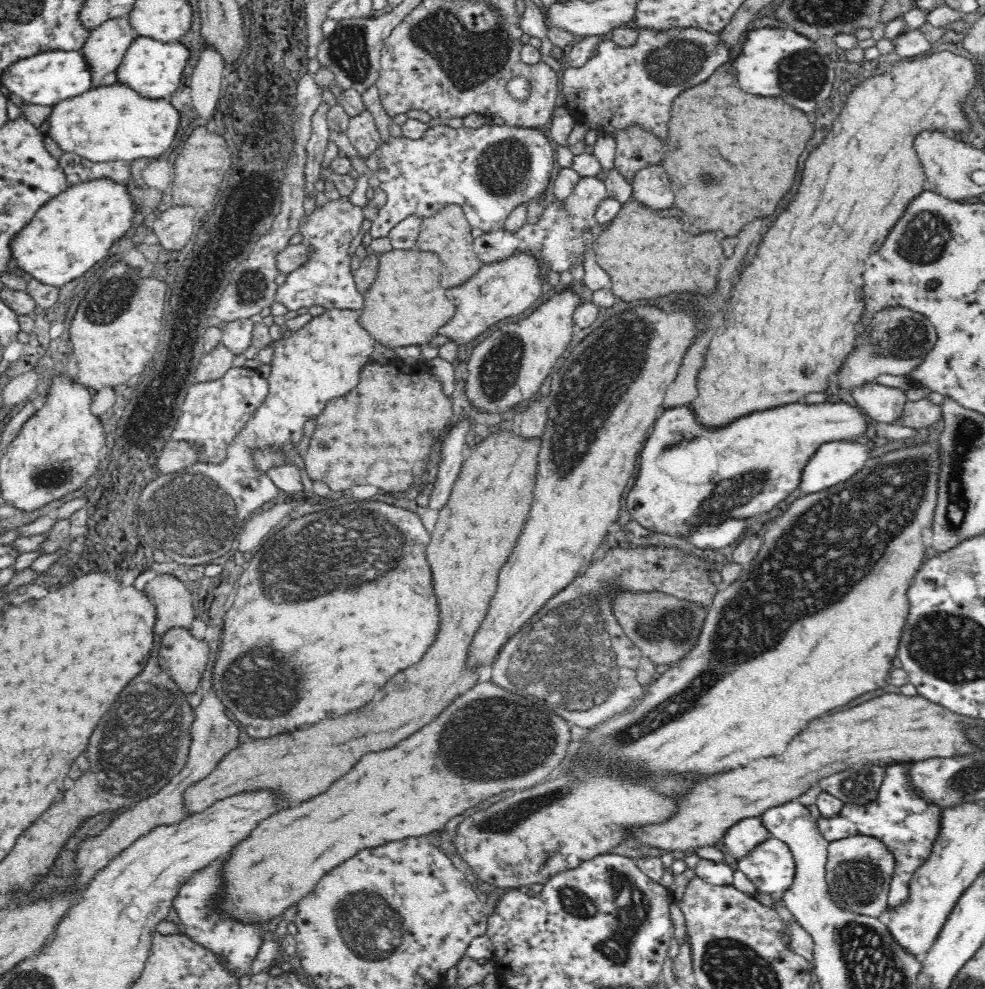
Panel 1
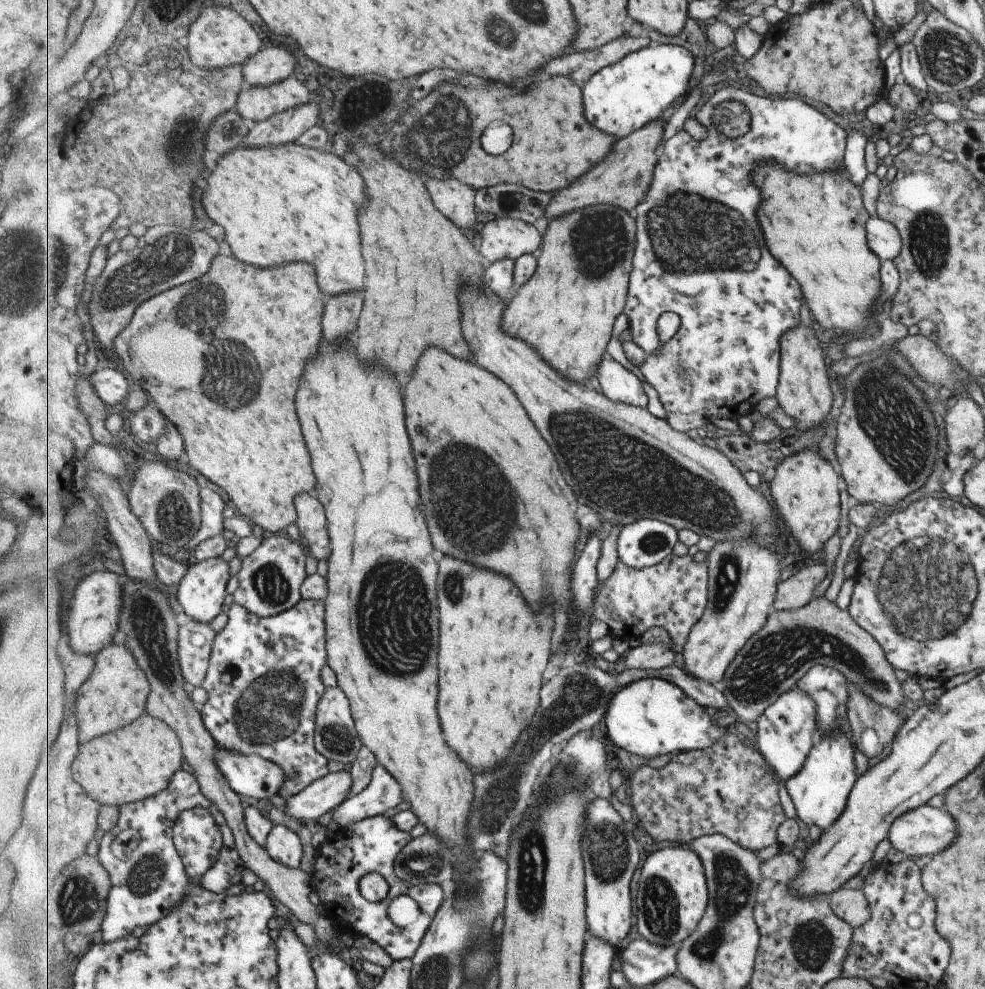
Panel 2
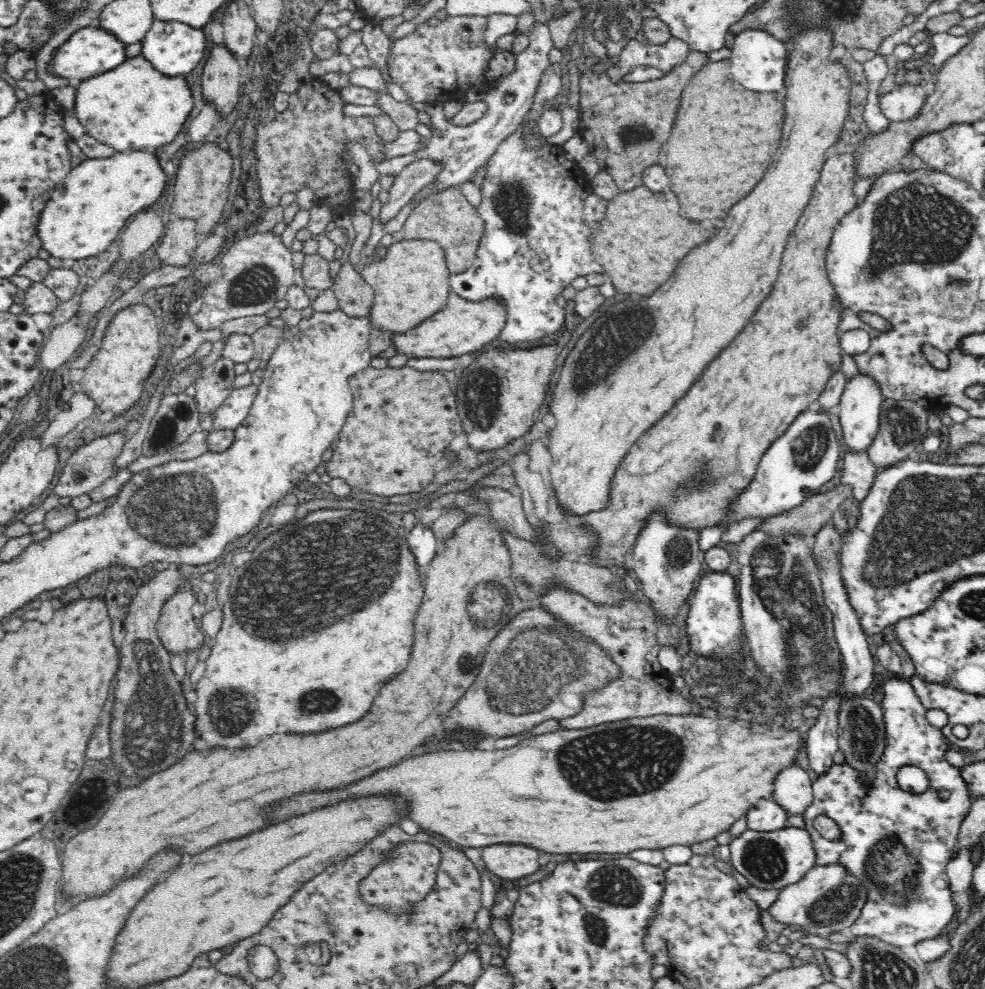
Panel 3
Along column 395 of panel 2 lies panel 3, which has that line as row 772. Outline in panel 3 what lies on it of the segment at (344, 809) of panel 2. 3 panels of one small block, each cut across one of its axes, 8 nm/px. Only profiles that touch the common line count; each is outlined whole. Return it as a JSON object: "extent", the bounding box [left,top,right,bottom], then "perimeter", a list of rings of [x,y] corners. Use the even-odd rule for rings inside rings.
{"extent":[772,760,813,815],"perimeter":[[[795,760],[788,761],[774,780],[772,798],[787,809],[790,815],[802,815],[812,804],[813,784],[808,771],[802,770]]]}

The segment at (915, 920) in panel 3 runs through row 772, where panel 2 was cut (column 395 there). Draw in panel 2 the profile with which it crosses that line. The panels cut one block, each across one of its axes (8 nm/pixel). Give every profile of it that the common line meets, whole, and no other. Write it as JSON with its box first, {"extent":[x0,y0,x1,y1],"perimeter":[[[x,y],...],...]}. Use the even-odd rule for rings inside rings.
{"extent":[311,815,448,961],"perimeter":[[[383,815],[369,817],[351,826],[327,833],[324,843],[315,849],[311,876],[314,890],[321,900],[321,910],[341,931],[355,931],[367,936],[381,946],[394,961],[413,958],[424,942],[429,926],[432,925],[439,908],[448,895],[447,886],[439,884],[410,885],[402,881],[395,871],[396,858],[408,842],[413,840],[409,832],[401,830],[393,818]],[[367,873],[379,873],[388,880],[390,891],[381,902],[372,903],[362,896],[361,879]],[[401,895],[411,895],[418,900],[422,913],[416,923],[409,927],[398,927],[390,919],[388,908],[391,901]]]}

